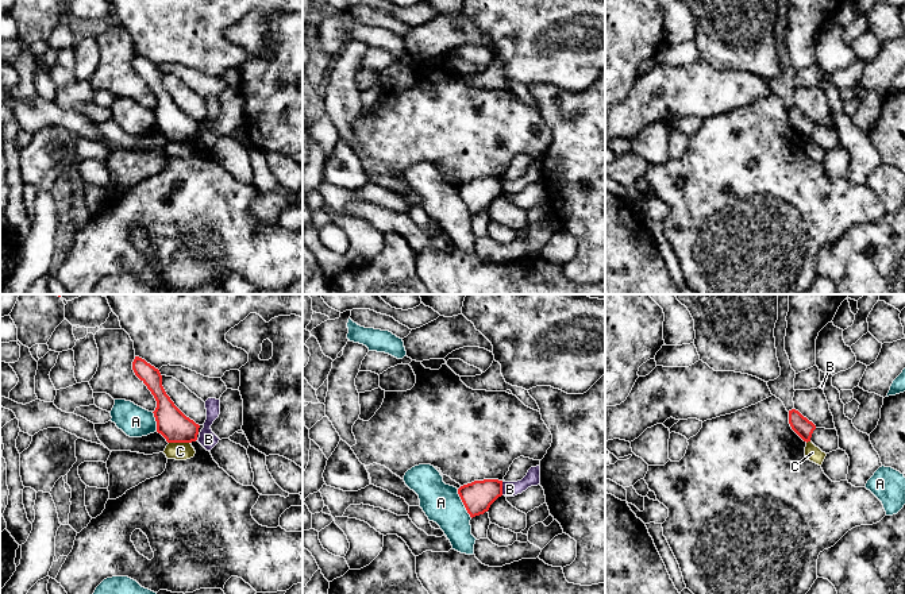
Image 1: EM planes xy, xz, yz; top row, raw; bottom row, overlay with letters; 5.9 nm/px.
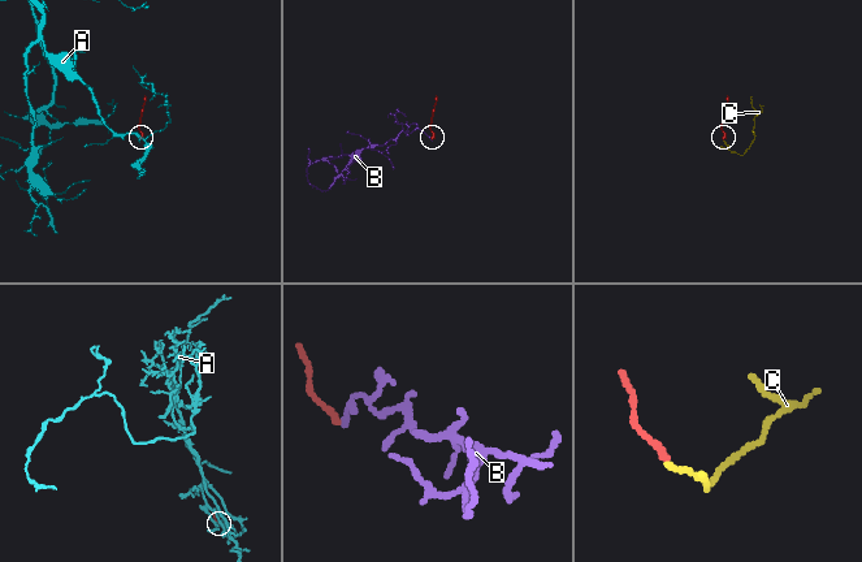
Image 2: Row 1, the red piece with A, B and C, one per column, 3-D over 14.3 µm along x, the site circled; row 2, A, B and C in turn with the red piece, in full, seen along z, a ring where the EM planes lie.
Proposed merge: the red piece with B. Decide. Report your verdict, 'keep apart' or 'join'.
keep apart

